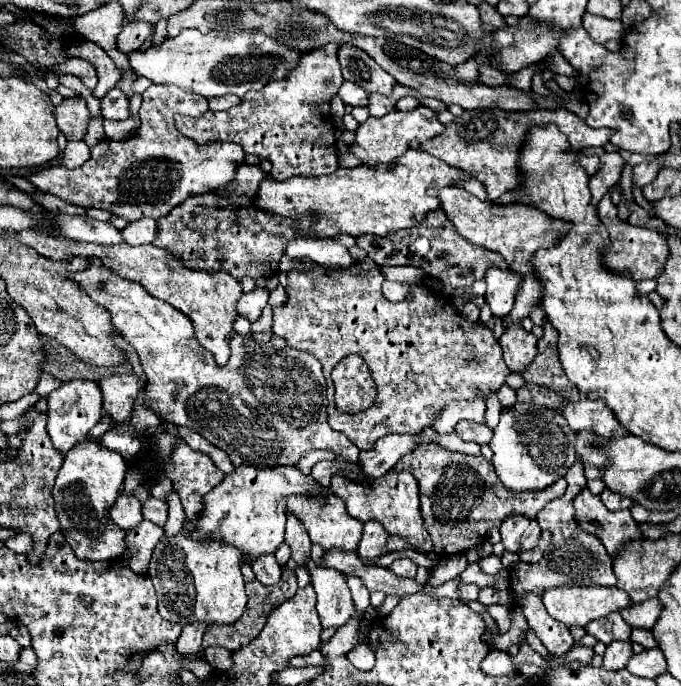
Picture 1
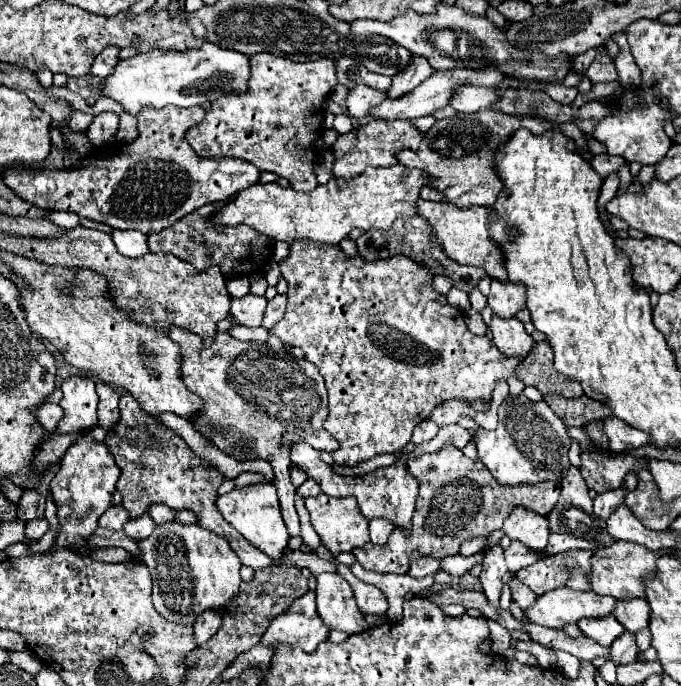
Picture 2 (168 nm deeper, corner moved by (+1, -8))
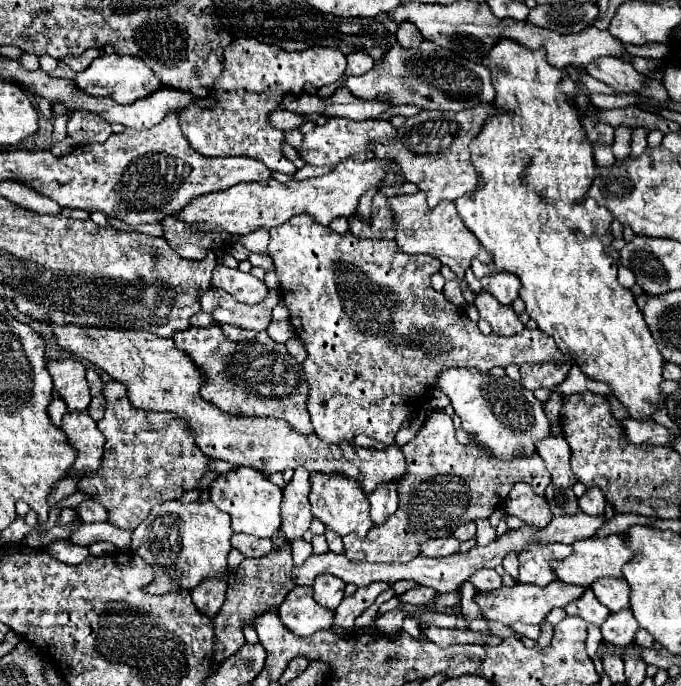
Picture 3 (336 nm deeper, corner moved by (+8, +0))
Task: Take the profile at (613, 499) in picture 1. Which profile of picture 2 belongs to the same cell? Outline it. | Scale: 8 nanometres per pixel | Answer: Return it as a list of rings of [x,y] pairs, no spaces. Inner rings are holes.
[[[620,486],[620,490],[610,490],[604,494],[598,494],[594,498],[594,514],[600,516],[602,520],[606,520],[620,504],[624,504],[624,486]]]

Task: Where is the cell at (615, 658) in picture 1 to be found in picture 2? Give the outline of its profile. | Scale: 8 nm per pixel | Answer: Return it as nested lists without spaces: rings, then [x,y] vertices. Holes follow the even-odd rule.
[[[624,630],[614,642],[612,642],[612,660],[614,664],[630,664],[636,660],[638,646],[636,646],[636,634]]]

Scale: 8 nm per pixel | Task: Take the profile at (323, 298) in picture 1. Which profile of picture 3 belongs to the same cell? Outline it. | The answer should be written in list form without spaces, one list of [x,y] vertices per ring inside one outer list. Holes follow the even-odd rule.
[[[301,214],[301,216],[295,216],[291,220],[287,220],[285,224],[277,226],[277,228],[271,228],[271,240],[269,240],[269,256],[273,258],[275,262],[275,270],[277,270],[277,278],[279,278],[279,288],[283,292],[283,302],[289,310],[289,322],[291,326],[295,328],[295,336],[303,342],[305,350],[307,350],[307,358],[303,362],[303,370],[305,370],[305,376],[307,376],[307,382],[309,382],[309,398],[307,398],[307,410],[311,414],[311,422],[315,426],[315,434],[319,438],[323,438],[327,444],[341,444],[341,442],[351,442],[357,434],[365,434],[369,438],[375,438],[383,444],[393,444],[395,440],[395,434],[399,432],[399,428],[403,426],[405,420],[409,420],[413,416],[415,410],[419,410],[423,406],[423,402],[427,400],[429,392],[433,390],[437,378],[441,376],[441,372],[445,372],[447,368],[477,368],[479,372],[487,372],[489,368],[493,366],[509,366],[509,364],[523,364],[523,362],[529,362],[529,364],[537,364],[537,362],[567,362],[569,358],[561,356],[561,352],[557,350],[553,338],[541,334],[541,330],[523,330],[521,334],[517,336],[509,336],[509,338],[503,338],[503,336],[497,336],[497,334],[481,334],[481,330],[477,328],[475,322],[471,322],[467,318],[467,314],[463,312],[463,308],[451,304],[441,292],[433,290],[431,286],[431,276],[435,272],[439,272],[441,268],[441,262],[439,260],[433,260],[433,256],[425,256],[425,254],[407,254],[407,252],[401,252],[397,248],[397,244],[393,244],[393,240],[361,240],[361,238],[355,238],[351,232],[347,234],[335,234],[329,226],[321,226],[317,222],[313,222],[309,216]]]

